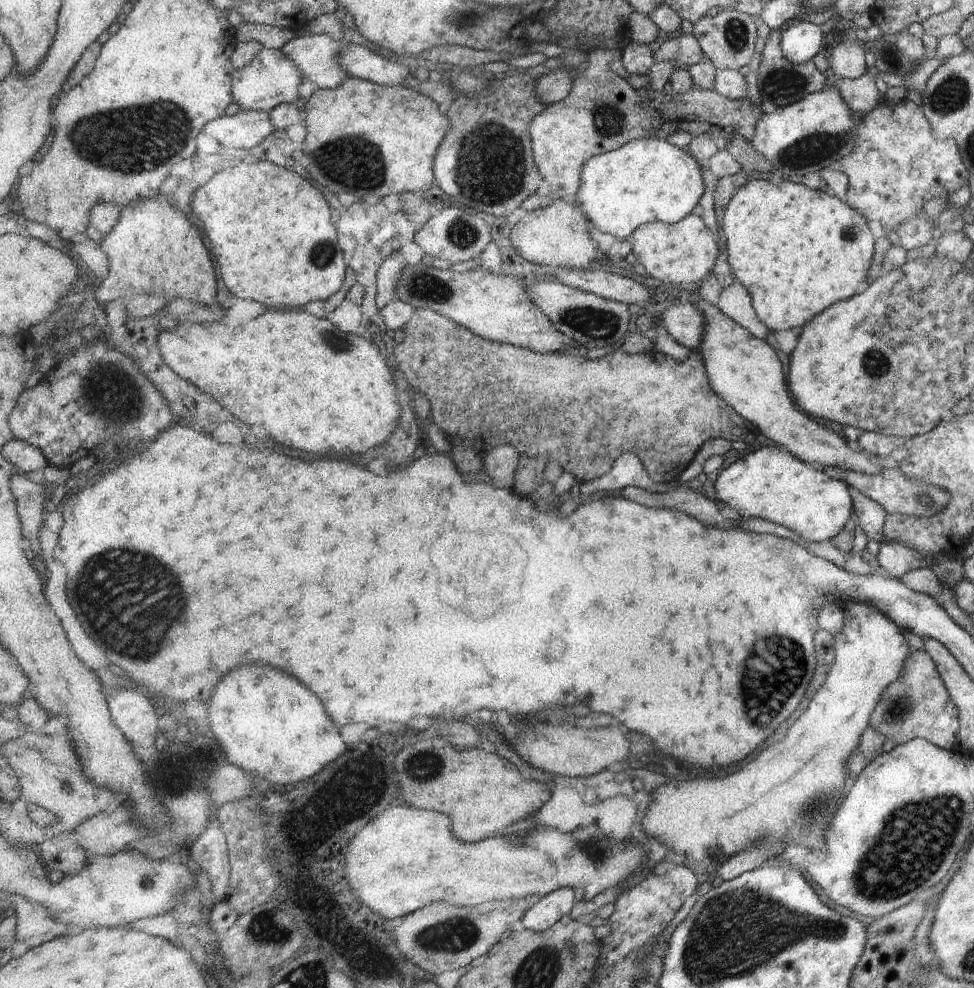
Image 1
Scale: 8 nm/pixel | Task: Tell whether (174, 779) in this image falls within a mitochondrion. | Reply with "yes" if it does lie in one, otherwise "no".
yes

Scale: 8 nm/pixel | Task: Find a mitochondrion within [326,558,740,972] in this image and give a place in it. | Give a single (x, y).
(457, 935)

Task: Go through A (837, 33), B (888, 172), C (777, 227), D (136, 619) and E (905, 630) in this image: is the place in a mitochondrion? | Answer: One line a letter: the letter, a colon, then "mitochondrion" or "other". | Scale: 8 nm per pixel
A: other
B: other
C: other
D: mitochondrion
E: other

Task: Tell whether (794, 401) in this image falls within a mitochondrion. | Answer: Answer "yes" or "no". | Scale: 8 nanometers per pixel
no

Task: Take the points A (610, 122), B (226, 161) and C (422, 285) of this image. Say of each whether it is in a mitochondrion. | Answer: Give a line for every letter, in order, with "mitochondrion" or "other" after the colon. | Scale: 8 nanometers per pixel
A: mitochondrion
B: other
C: mitochondrion

